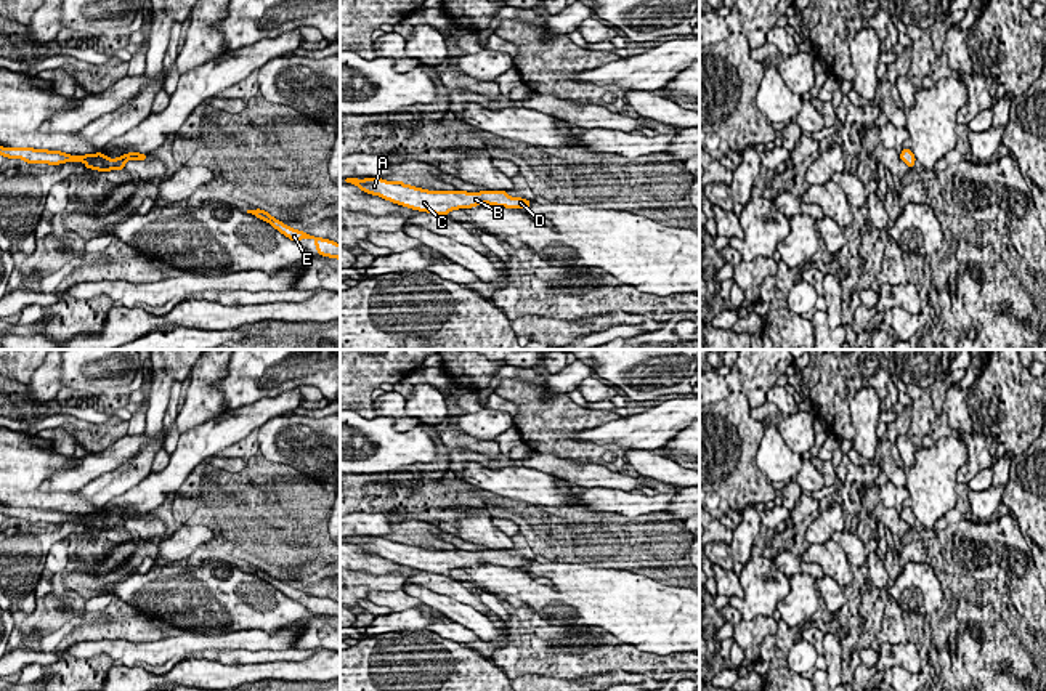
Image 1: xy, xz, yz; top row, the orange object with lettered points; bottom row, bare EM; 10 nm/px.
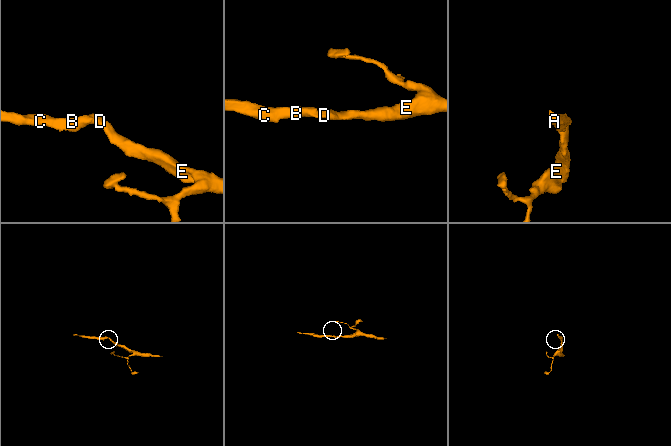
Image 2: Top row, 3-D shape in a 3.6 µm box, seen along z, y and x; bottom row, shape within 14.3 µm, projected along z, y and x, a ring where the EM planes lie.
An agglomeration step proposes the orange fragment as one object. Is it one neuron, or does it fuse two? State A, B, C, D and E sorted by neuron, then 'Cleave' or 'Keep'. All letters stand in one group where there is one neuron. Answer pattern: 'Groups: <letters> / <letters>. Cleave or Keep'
Groups: A B C D E. Keep

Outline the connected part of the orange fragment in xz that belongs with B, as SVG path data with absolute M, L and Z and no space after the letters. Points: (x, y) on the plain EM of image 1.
M347 537L345 540L358 545L366 553L379 555L422 572L427 571L443 576L448 576L451 569L473 568L484 563L505 568L531 566L531 560L510 556L507 550L428 550L412 544L404 544L399 539L387 540L383 537Z

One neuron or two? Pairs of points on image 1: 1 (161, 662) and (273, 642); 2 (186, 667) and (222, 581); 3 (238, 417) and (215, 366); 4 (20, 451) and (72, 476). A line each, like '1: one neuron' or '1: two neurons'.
1: one neuron
2: two neurons
3: two neurons
4: two neurons

